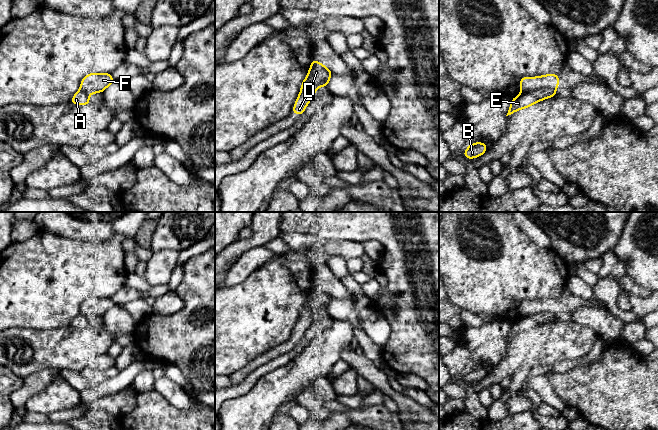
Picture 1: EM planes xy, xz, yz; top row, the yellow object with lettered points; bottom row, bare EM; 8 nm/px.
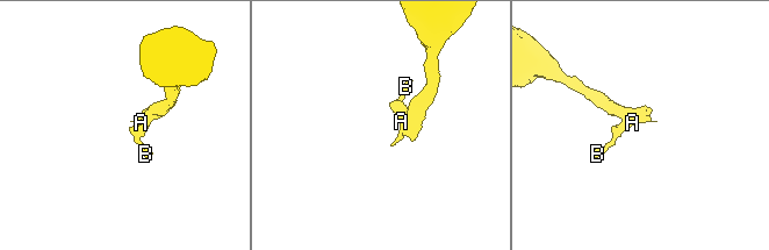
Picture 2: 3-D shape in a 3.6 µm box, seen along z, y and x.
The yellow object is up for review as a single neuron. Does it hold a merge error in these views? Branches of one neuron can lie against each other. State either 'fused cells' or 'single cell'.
fused cells

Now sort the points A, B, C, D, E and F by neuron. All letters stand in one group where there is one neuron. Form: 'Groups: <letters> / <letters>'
Groups: A B D E / C F

